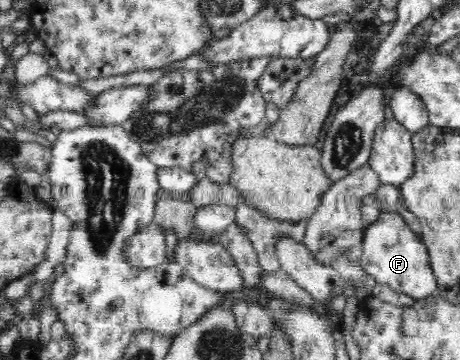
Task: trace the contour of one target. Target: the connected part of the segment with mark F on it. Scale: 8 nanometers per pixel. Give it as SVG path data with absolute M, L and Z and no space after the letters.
M382 212L376 222L365 228L361 244L360 266L370 281L388 285L392 294L400 292L415 301L437 295L436 275L430 266L426 243L399 213Z

